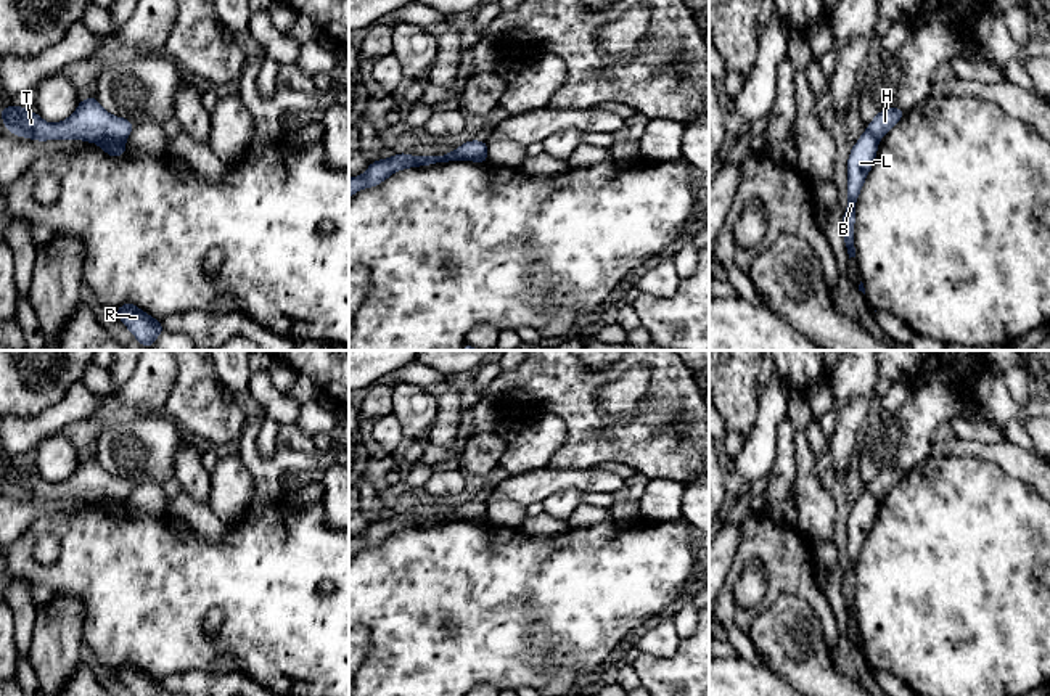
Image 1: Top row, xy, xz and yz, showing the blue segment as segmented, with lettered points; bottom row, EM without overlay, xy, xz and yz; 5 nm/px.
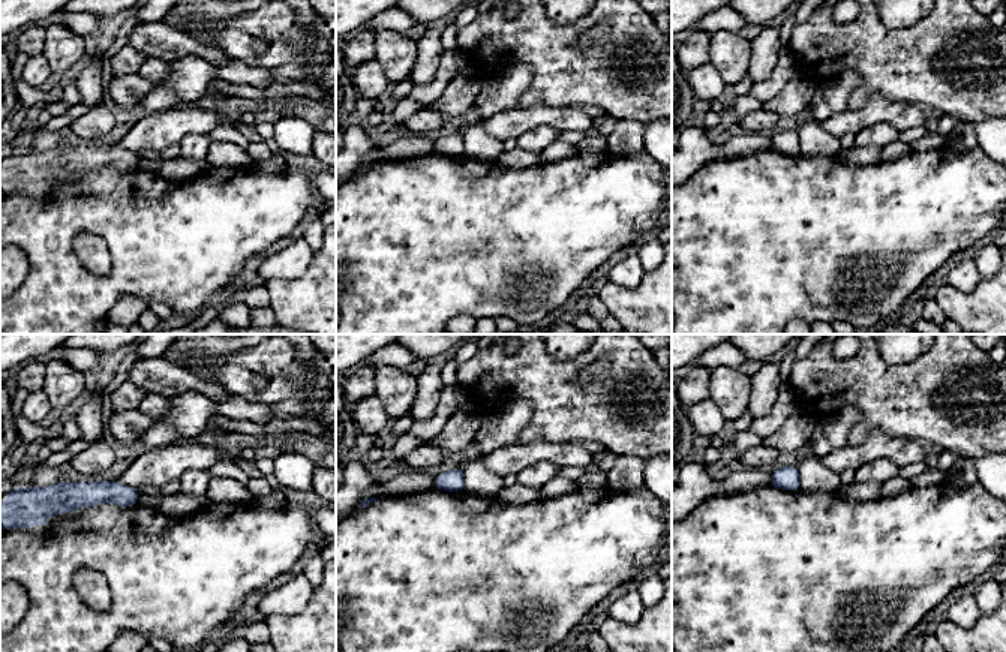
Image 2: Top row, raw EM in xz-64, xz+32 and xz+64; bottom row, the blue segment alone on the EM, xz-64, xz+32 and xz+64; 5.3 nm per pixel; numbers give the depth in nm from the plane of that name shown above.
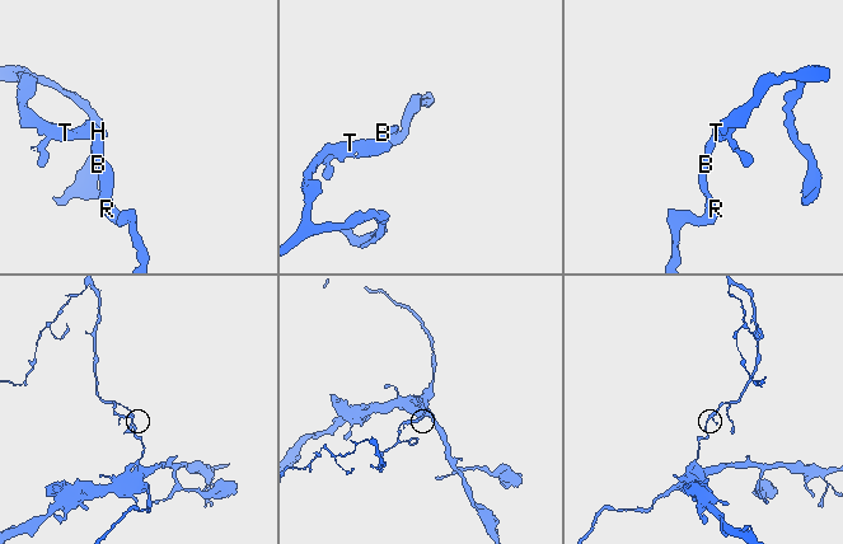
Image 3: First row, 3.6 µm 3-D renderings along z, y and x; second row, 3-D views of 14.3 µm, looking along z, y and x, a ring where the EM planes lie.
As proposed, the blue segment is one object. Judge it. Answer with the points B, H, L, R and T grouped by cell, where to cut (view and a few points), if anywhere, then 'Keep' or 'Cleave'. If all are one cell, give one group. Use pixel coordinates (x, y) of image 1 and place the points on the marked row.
Groups: B L R / H T. Split along xy (124, 139), (102, 137), (97, 142). Cleave

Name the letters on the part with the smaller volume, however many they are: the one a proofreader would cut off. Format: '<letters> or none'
H, T

